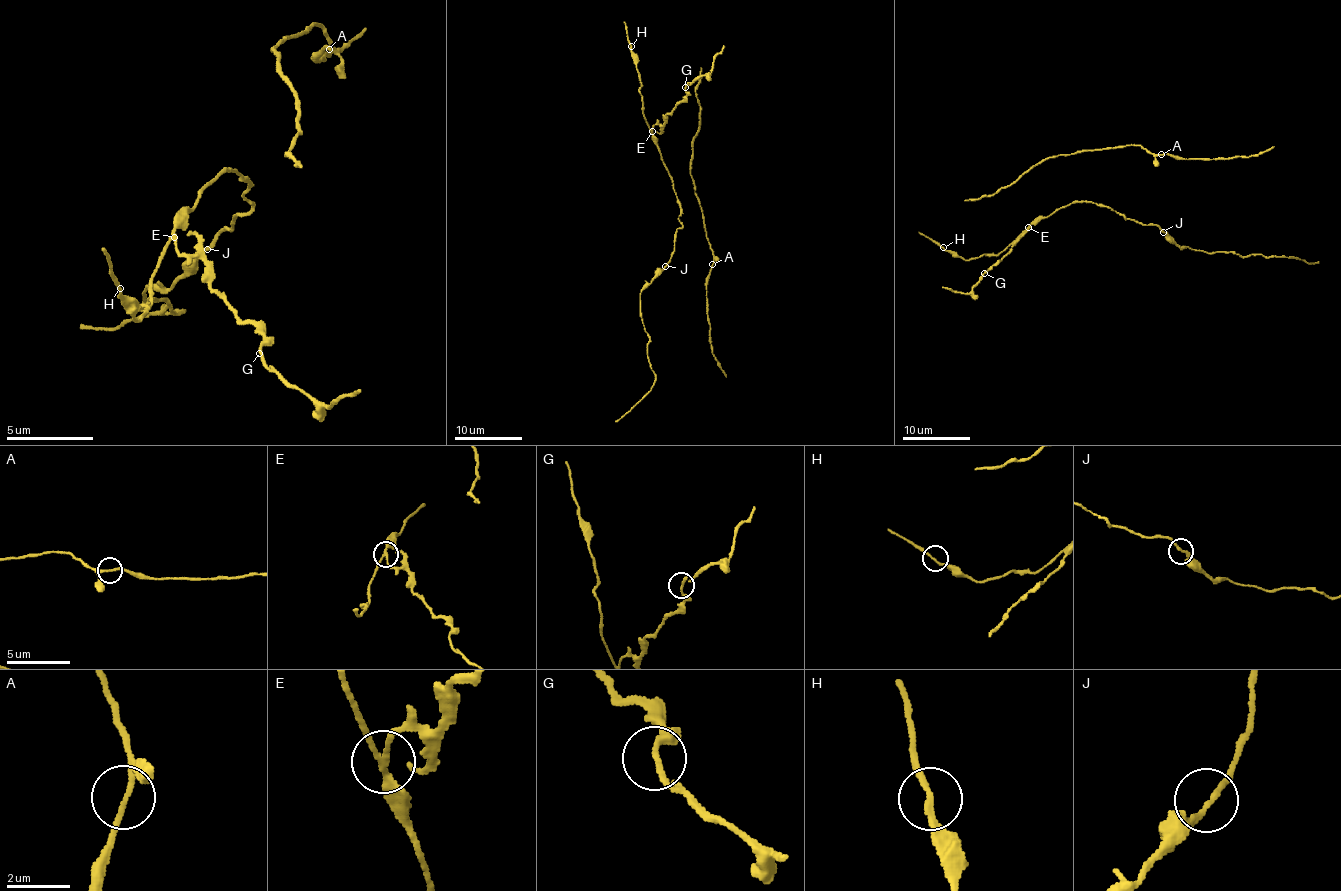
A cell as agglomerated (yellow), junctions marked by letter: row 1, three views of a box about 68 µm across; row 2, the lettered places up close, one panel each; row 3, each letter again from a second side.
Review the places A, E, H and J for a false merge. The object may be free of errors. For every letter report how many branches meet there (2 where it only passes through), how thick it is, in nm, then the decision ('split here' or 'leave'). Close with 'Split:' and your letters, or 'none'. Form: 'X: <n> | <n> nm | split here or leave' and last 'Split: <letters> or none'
A: 3 | 140 nm | leave
E: 3 | 140 nm | split here
H: 2 | 180 nm | leave
J: 2 | 190 nm | leave
Split: E

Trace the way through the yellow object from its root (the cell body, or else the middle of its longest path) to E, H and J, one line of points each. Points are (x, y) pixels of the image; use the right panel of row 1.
E: (1087, 202), (1073, 202), (1046, 217), (1036, 219), (1028, 227)
H: (1087, 202), (1073, 202), (1046, 217), (1036, 219), (997, 254), (965, 259), (955, 257), (943, 247)
J: (1087, 202), (1110, 207), (1126, 219), (1154, 224), (1163, 232)

